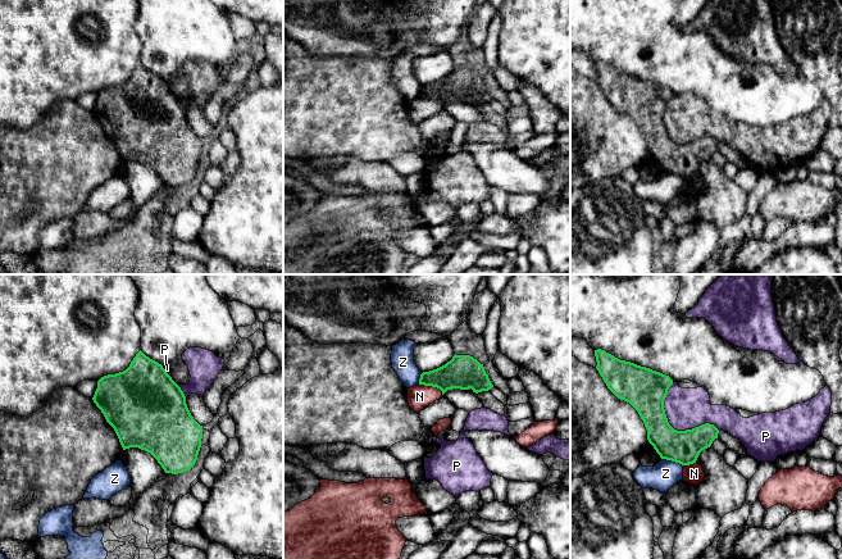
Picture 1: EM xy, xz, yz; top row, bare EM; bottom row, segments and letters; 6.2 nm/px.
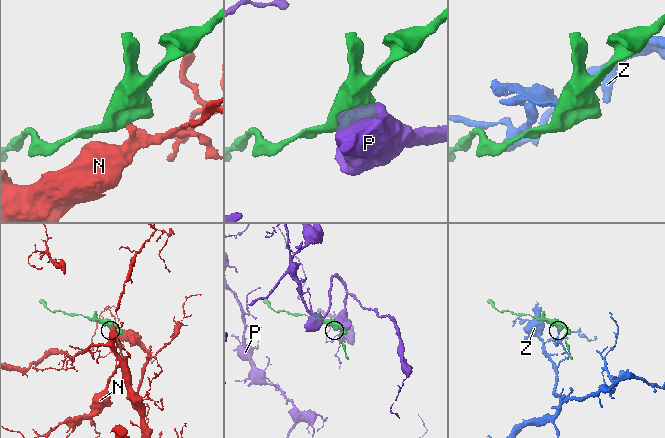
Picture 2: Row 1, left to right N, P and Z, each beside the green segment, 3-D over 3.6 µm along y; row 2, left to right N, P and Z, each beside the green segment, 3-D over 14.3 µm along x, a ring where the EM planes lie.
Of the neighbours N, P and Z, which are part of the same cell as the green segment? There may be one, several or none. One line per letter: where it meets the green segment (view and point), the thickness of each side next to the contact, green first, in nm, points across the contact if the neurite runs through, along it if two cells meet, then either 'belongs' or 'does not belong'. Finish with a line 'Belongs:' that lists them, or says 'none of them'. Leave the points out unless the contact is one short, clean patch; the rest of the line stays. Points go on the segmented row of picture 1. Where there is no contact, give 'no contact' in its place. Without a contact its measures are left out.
N: contact xz (431, 385); calibres 220 and 150 nm; border xz (418, 383), (436, 386), (442, 394); does not belong
P: contact yz (673, 428); calibres 220 and 260 nm; does not belong
Z: contact yz (673, 460); calibres 200 and 170 nm; border yz (661, 458), (683, 466); does not belong
Belongs: none of them

